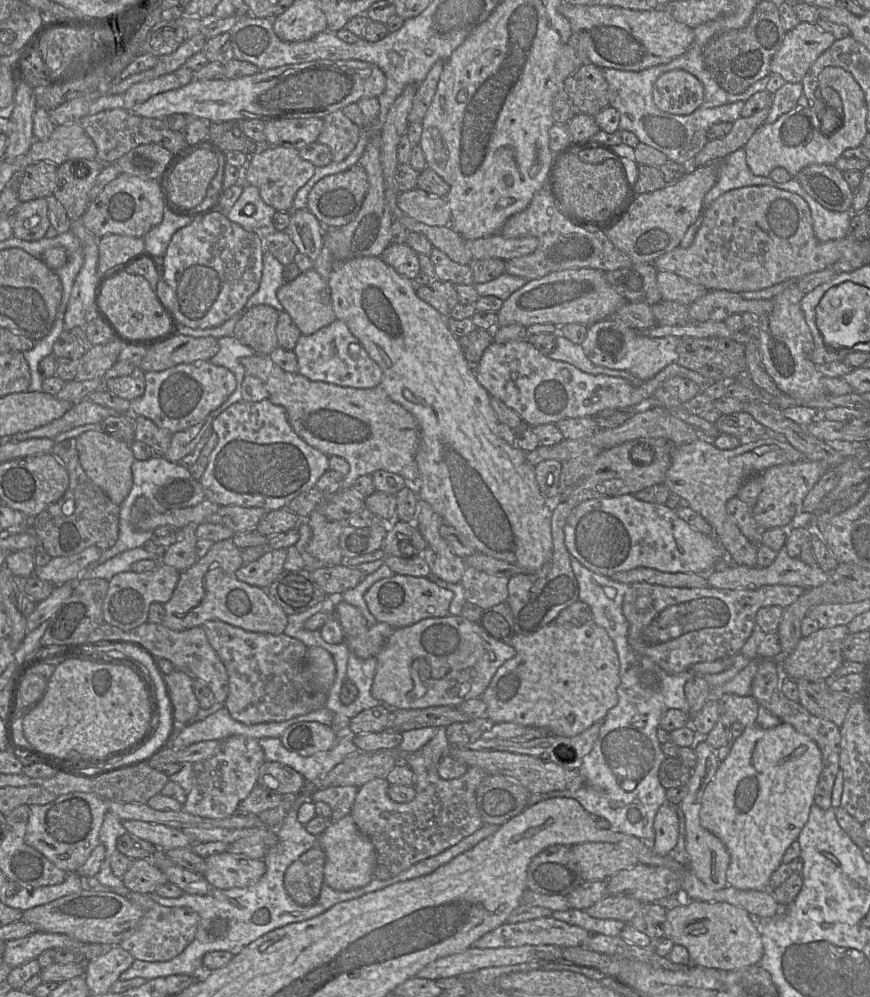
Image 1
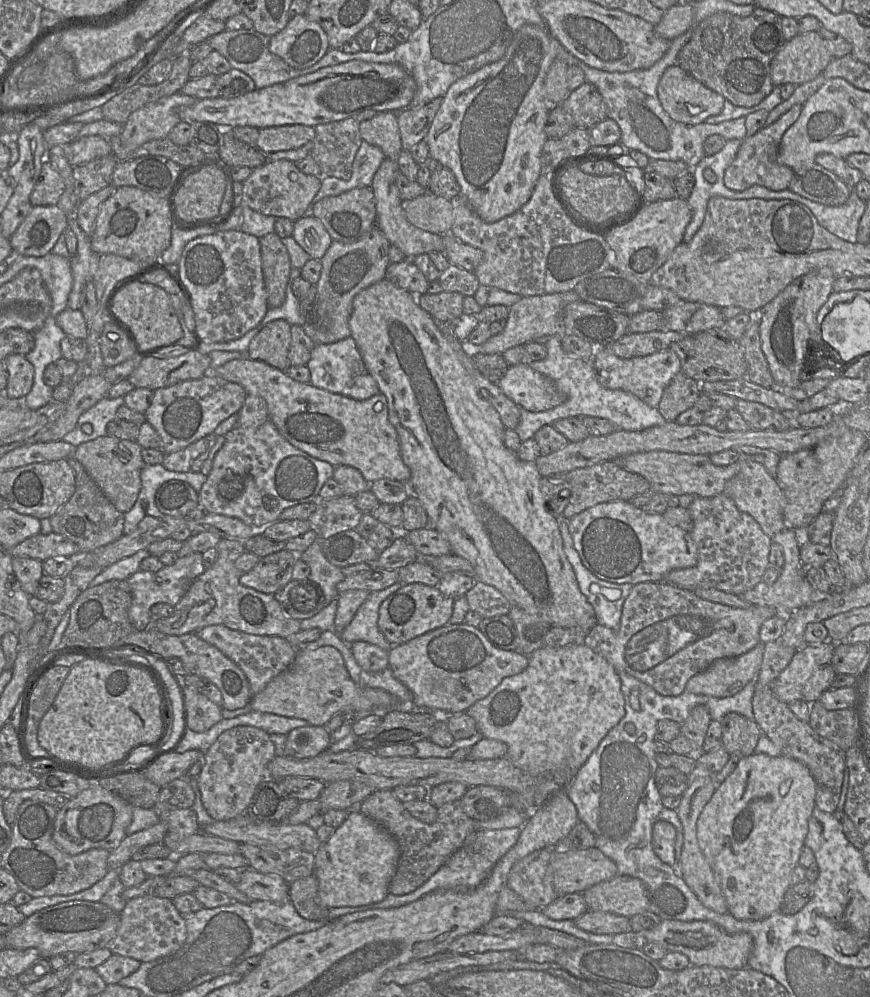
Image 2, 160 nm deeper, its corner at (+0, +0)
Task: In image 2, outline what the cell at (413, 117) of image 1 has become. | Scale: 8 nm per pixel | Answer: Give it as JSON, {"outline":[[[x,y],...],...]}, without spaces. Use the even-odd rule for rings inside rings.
{"outline":[[[437,97],[418,108],[406,108],[398,112],[398,127],[402,148],[410,151],[421,140],[425,139],[437,114],[443,97]]]}

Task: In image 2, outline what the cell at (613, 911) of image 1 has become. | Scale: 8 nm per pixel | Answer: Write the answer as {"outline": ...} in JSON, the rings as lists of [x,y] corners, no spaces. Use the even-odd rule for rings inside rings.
{"outline":[[[587,910],[573,921],[579,929],[598,935],[616,935],[631,930],[628,917],[608,912]]]}

